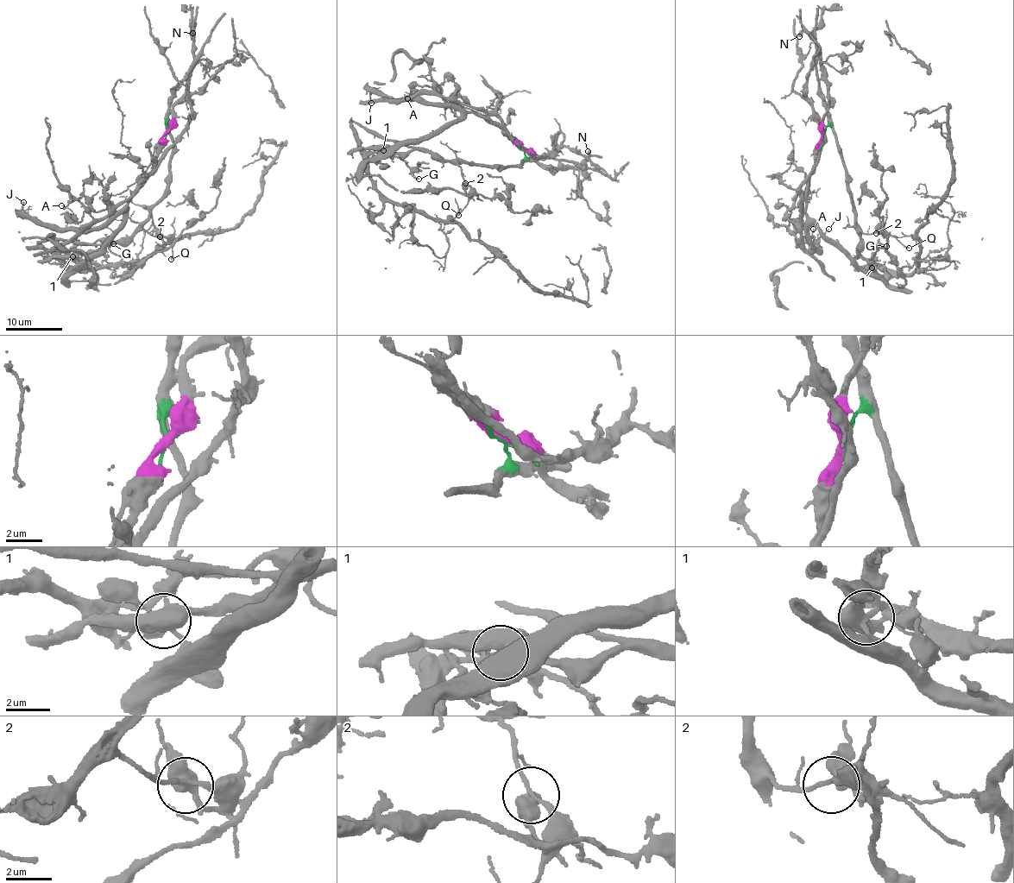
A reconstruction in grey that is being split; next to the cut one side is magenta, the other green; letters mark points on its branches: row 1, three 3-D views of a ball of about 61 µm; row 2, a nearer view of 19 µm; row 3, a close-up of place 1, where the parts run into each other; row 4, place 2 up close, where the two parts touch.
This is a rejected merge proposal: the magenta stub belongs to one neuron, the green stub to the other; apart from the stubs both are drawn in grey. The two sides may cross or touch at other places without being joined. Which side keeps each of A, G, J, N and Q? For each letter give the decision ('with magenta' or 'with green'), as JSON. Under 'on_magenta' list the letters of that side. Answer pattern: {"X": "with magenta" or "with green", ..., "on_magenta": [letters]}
{"A": "with magenta", "G": "with magenta", "J": "with magenta", "N": "with magenta", "Q": "with green", "on_magenta": ["A", "G", "J", "N"]}

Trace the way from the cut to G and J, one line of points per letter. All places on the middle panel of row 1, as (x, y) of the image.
G: (524, 150), (489, 119), (468, 112), (423, 137), (381, 151), (398, 156), (411, 173), (419, 179)
J: (524, 150), (489, 119), (424, 101), (382, 97), (374, 91), (371, 93), (371, 103)

